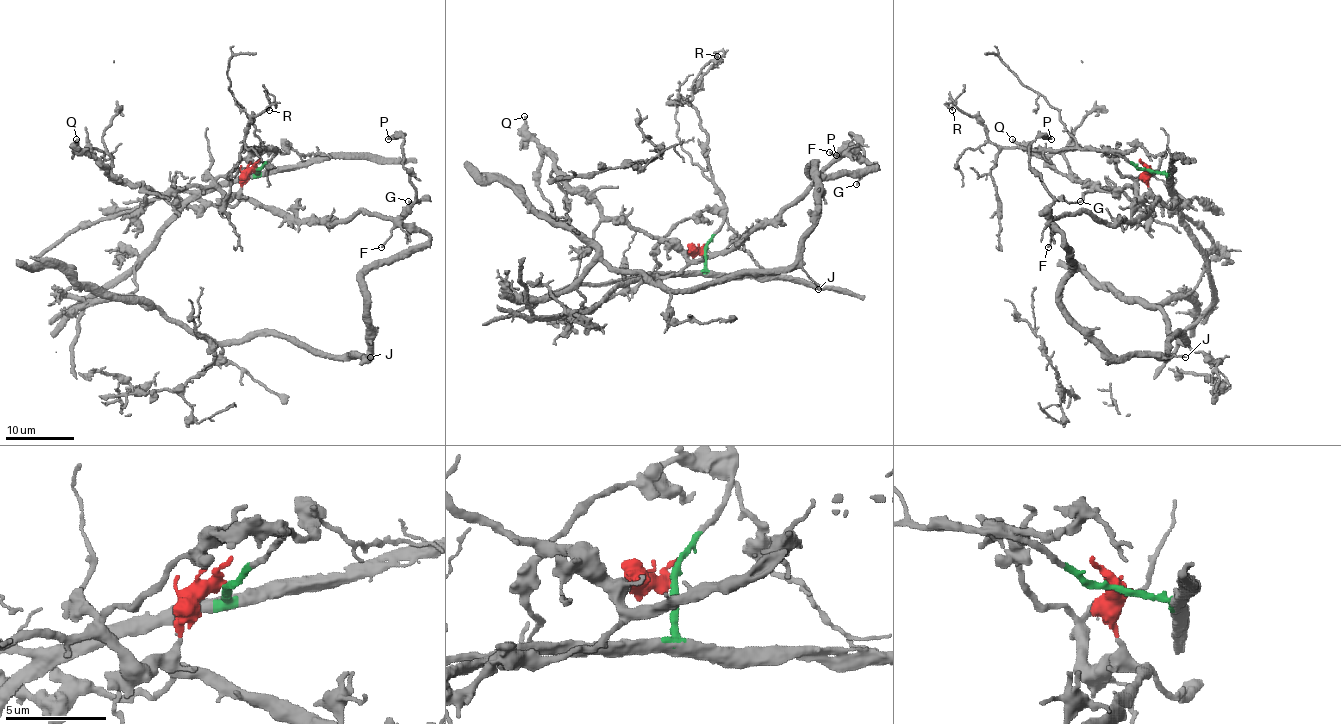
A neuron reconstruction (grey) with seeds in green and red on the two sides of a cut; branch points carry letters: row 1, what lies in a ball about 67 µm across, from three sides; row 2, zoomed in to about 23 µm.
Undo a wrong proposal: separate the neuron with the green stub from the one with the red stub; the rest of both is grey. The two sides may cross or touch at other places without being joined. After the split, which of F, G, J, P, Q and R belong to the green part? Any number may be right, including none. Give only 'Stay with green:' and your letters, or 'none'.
Stay with green: R

